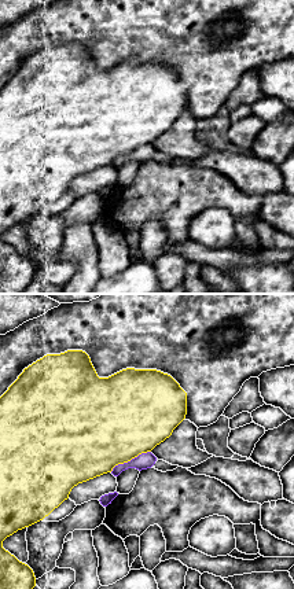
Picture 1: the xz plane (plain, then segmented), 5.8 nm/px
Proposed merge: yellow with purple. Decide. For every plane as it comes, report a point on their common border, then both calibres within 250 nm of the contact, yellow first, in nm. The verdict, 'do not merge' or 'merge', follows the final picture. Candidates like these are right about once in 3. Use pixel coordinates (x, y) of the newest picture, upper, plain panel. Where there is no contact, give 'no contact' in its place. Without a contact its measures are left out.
contact (129, 153); calibres 500 and 100 nm

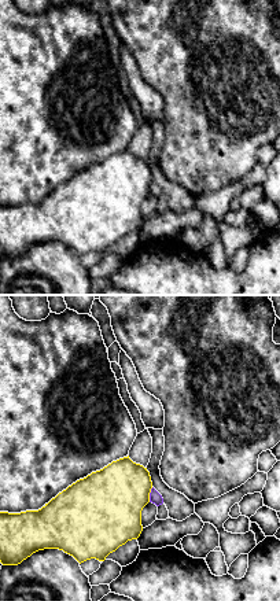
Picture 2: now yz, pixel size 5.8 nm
contact (148, 187); calibres 400 and 70 nm

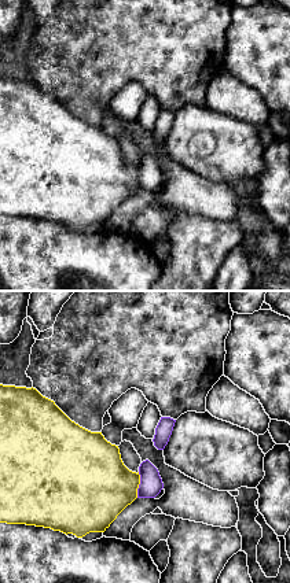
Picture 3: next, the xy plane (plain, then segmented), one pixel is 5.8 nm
contact (139, 176); calibres 400 and 130 nm

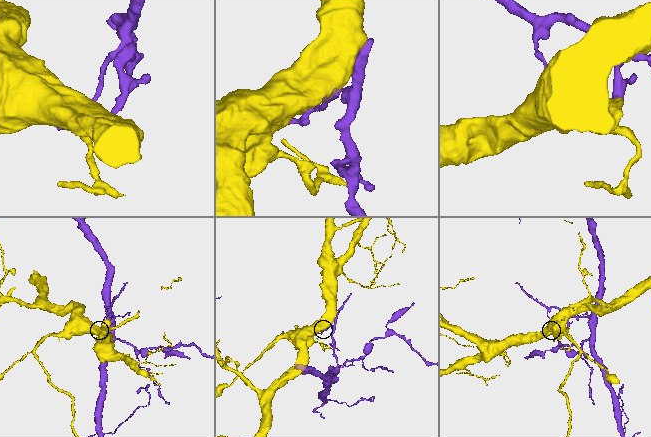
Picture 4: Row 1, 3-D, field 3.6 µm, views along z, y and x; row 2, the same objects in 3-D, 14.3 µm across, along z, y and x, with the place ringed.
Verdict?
do not merge

